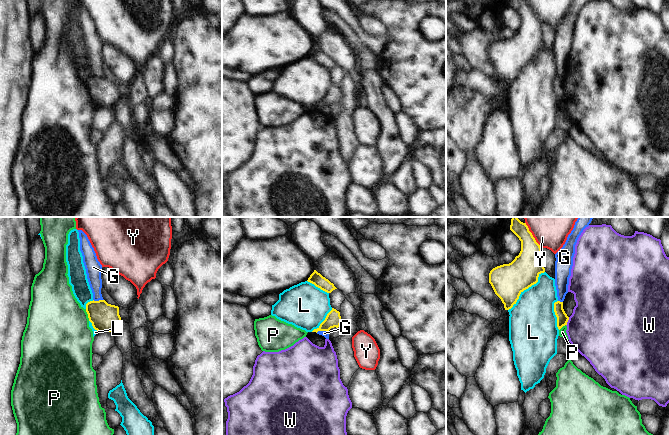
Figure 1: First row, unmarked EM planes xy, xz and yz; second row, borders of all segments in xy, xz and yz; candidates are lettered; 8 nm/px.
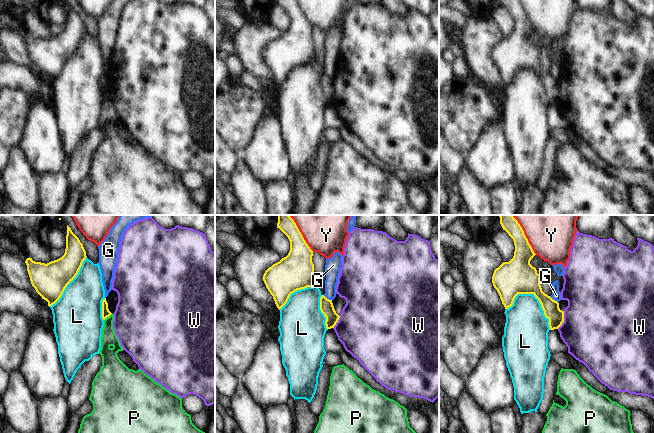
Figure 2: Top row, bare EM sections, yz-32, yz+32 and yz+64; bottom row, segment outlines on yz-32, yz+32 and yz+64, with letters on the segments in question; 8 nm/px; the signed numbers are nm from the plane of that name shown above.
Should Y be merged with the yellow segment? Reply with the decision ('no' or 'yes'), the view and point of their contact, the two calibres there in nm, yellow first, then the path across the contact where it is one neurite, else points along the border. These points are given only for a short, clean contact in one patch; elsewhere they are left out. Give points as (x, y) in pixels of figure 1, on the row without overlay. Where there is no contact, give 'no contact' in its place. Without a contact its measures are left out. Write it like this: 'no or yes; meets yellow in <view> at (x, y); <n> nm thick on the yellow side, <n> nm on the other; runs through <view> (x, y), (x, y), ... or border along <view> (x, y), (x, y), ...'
no; meets yellow in yz at (532, 12); 240 nm thick on the yellow side, 200 nm on the other; border along yz (525, 0), (541, 23)

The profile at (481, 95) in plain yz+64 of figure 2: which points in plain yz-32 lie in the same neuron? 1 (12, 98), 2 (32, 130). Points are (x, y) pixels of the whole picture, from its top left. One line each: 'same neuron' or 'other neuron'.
1: same neuron
2: other neuron

